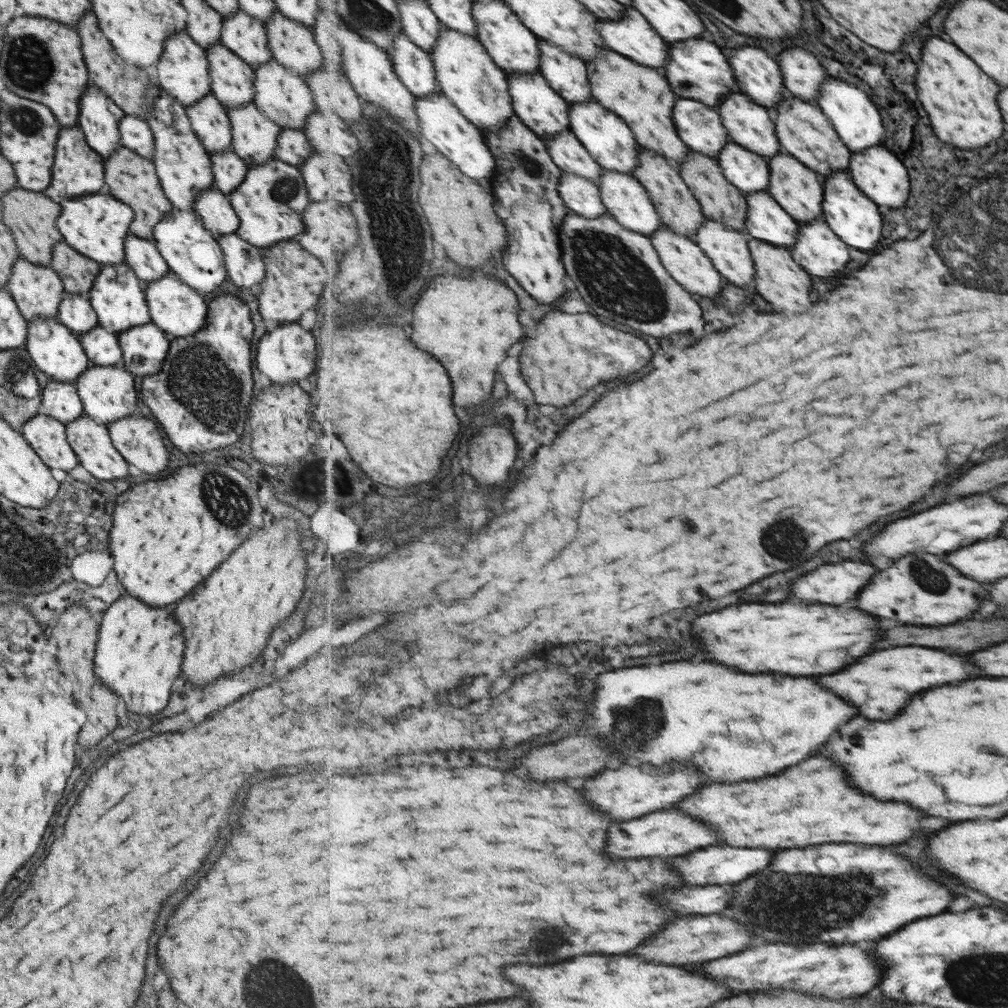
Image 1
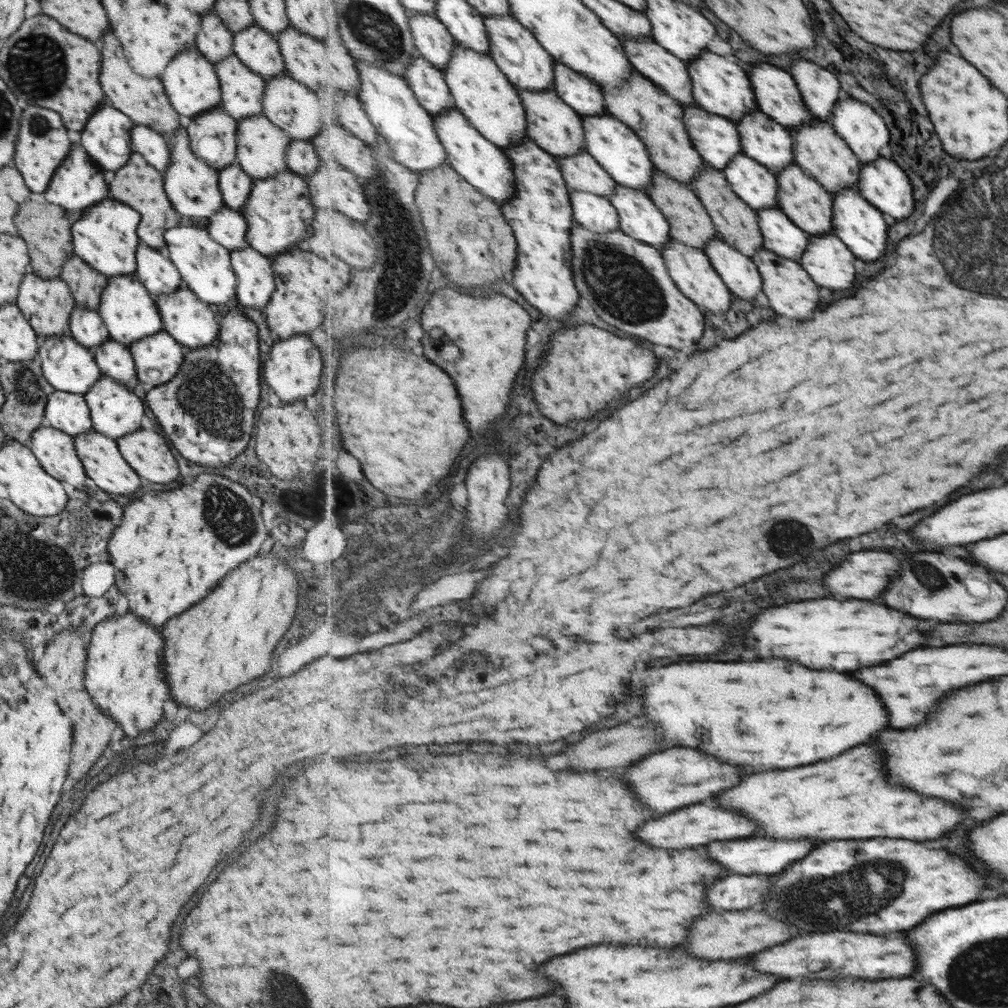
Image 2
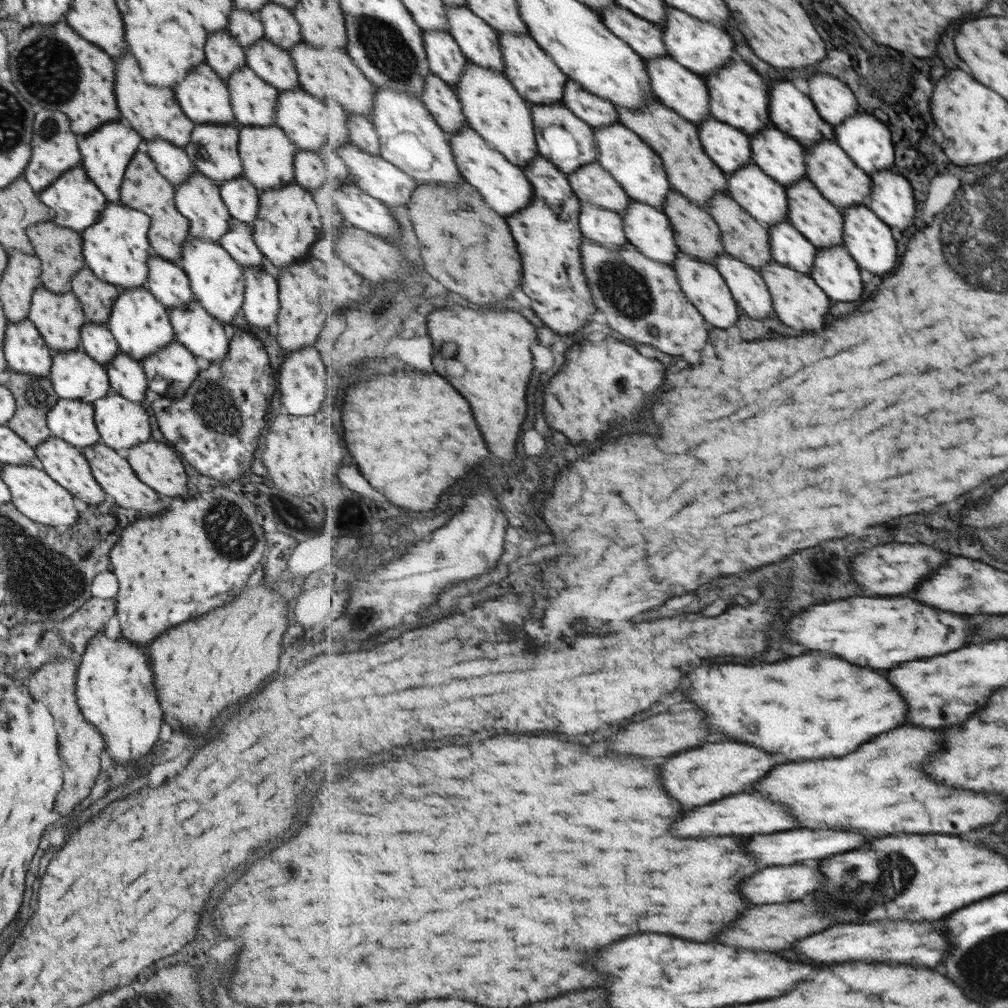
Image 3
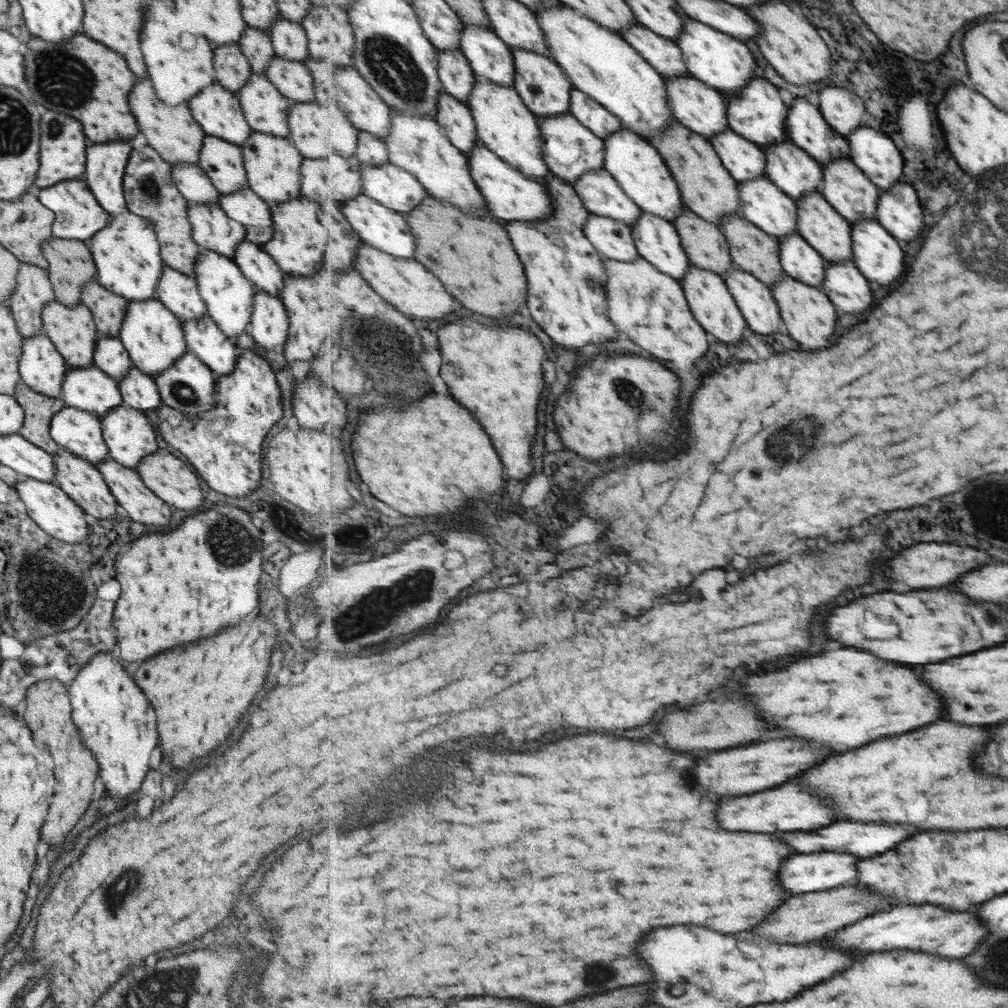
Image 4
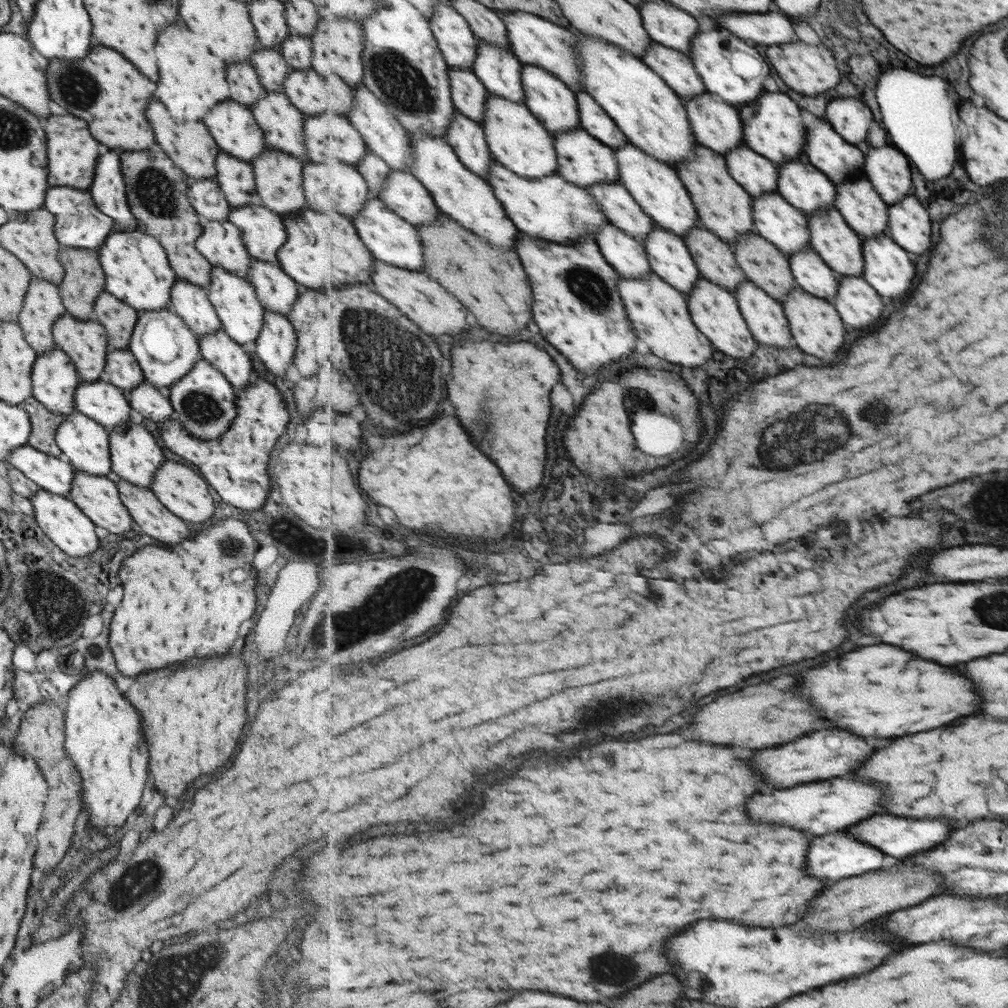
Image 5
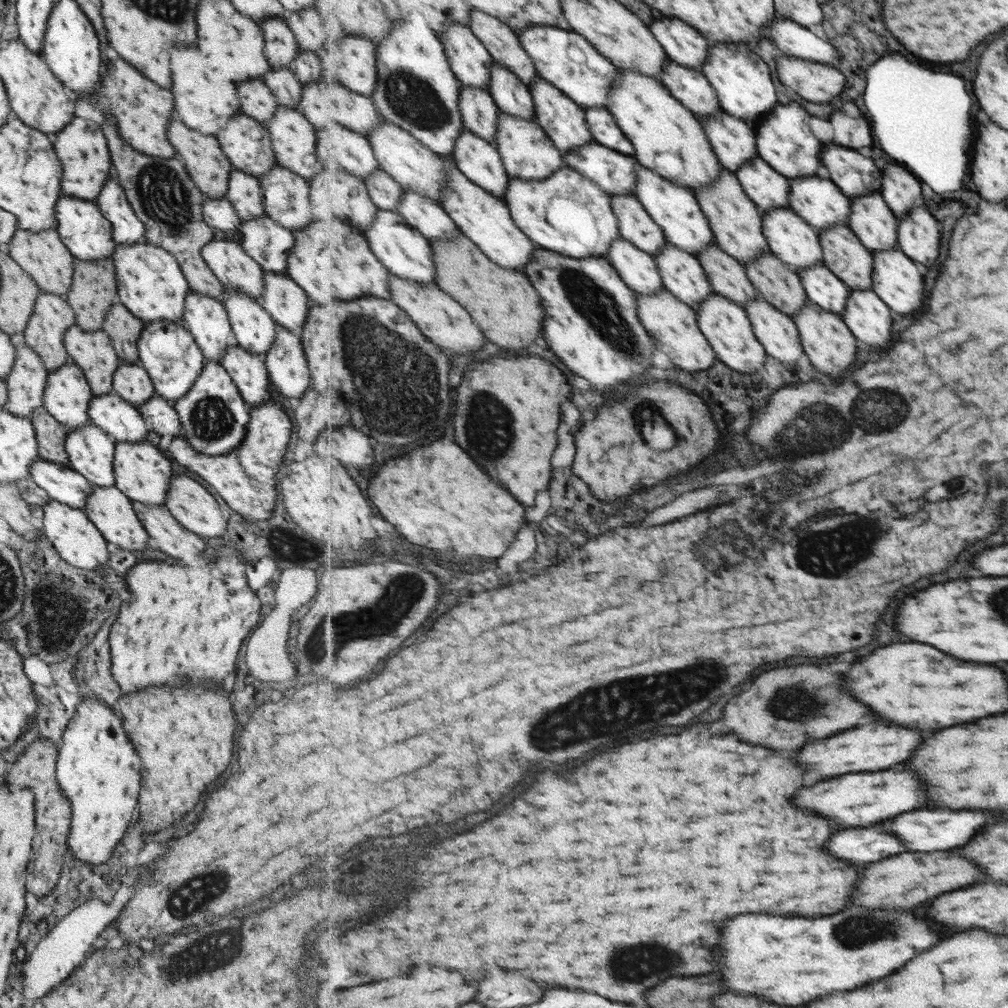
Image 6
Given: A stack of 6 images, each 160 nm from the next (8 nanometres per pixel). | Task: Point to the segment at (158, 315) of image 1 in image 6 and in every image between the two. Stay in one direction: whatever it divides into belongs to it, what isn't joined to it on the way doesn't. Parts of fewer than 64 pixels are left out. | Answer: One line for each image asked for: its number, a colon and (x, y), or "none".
2: (189, 321)
3: (202, 335)
4: (202, 337)
5: (228, 357)
6: (248, 373)

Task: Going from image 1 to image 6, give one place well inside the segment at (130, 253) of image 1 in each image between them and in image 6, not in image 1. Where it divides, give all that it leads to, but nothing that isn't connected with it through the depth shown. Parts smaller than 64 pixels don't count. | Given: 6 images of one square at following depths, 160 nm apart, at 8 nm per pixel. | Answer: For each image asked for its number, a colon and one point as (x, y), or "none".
2: (158, 276)
3: (166, 281)
4: (177, 292)
5: (190, 303)
6: (204, 318)

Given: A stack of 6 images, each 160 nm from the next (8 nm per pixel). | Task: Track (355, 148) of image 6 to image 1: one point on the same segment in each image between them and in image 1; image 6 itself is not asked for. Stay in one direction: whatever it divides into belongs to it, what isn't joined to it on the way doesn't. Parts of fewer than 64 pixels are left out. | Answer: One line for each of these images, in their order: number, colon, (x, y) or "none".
1: (282, 96)
2: (294, 108)
3: (310, 126)
4: (314, 130)
5: (327, 136)

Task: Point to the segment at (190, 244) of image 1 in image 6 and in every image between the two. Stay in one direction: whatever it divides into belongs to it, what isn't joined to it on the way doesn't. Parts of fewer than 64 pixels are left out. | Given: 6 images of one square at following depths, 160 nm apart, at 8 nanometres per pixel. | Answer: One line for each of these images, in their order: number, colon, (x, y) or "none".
2: (204, 266)
3: (216, 281)
4: (228, 295)
5: (240, 313)
6: (253, 329)

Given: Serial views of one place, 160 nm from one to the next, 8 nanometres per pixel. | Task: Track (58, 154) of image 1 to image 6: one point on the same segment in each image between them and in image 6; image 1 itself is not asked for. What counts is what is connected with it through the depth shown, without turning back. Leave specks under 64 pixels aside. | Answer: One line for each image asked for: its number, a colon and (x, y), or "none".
2: (77, 183)
3: (75, 202)
4: (77, 215)
5: (78, 223)
6: (80, 226)

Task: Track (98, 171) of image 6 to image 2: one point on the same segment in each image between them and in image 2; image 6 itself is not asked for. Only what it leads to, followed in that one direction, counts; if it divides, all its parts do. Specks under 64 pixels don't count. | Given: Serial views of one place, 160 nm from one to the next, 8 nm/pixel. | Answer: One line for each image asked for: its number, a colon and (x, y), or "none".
2: (42, 142)
3: (53, 148)
4: (61, 157)
5: (71, 156)

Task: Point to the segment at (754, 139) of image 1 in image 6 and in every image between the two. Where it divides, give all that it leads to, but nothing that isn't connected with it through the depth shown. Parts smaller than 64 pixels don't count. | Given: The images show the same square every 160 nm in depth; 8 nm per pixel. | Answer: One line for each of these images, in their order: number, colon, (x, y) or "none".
2: (767, 141)
3: (781, 157)
4: (790, 167)
5: (807, 188)
6: (820, 202)

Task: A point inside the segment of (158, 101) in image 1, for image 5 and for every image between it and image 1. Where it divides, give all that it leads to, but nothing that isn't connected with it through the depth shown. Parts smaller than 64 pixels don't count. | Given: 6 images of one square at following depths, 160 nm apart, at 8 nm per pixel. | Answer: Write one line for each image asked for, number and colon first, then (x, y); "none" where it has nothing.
2: (191, 186)
3: (197, 199)
4: (210, 228)
5: (220, 243)

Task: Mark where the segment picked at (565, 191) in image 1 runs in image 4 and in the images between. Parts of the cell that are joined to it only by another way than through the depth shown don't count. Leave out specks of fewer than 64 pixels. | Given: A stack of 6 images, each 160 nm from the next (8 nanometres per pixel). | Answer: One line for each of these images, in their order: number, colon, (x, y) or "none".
2: (597, 213)
3: (600, 224)
4: (614, 239)

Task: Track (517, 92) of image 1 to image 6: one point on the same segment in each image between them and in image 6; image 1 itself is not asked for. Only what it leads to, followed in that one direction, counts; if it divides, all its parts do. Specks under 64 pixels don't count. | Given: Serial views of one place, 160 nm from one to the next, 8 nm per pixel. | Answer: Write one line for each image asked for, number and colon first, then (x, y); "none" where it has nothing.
2: (558, 128)
3: (562, 137)
4: (571, 149)
5: (583, 159)
6: (616, 172)

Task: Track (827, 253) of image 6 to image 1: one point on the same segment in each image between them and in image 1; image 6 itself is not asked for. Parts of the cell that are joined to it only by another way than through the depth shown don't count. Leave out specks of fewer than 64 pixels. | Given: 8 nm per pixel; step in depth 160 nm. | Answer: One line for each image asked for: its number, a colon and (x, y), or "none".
1: (798, 189)
2: (810, 206)
3: (822, 223)
4: (823, 226)
5: (833, 237)

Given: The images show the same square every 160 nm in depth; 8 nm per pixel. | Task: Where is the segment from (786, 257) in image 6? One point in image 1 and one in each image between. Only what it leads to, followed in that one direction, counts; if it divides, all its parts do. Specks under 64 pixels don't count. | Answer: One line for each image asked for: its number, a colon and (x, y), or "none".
1: (750, 172)
2: (756, 184)
3: (766, 199)
4: (762, 202)
5: (786, 226)

